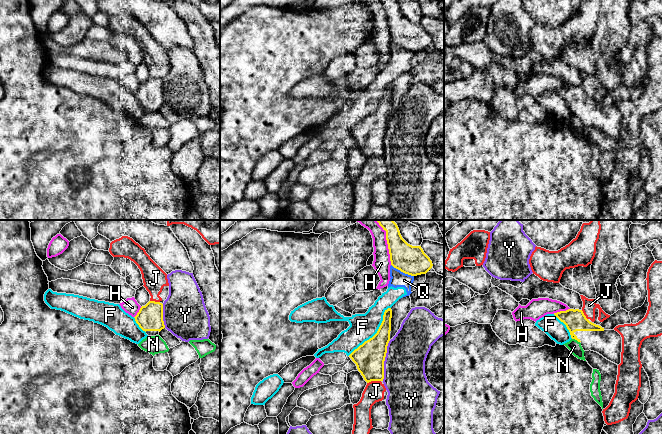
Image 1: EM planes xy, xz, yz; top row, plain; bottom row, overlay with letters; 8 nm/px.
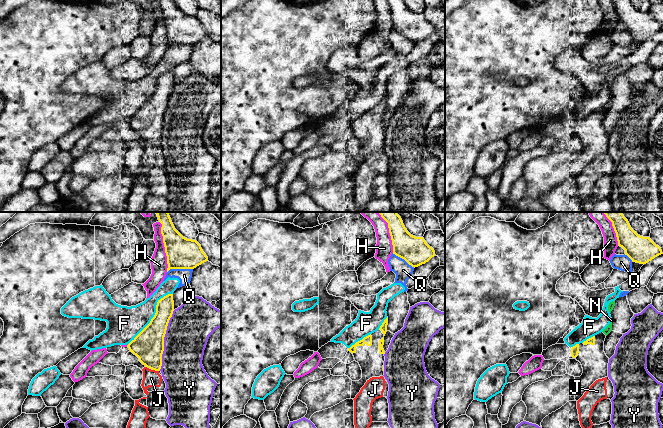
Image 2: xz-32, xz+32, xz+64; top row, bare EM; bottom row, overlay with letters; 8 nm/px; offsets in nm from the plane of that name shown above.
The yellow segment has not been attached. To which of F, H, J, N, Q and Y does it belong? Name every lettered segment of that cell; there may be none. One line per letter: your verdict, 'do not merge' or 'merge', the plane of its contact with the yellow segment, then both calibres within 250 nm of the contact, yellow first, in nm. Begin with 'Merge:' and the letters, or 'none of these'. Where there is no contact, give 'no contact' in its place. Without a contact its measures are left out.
Merge: none of these
F: do not merge | xz | 240/220 nm
H: do not merge | xz | 240/140 nm
J: do not merge | xz | 240/160 nm
N: do not merge | yz | 170/100 nm
Q: do not merge | xz | 240/130 nm
Y: do not merge | xz | 240/340 nm

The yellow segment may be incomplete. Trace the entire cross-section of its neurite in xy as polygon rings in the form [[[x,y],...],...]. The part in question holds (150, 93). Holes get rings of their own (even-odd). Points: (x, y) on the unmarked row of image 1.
[[[149,77],[142,82],[134,93],[139,103],[148,112],[156,112],[165,104],[163,97],[163,80],[160,78]]]

